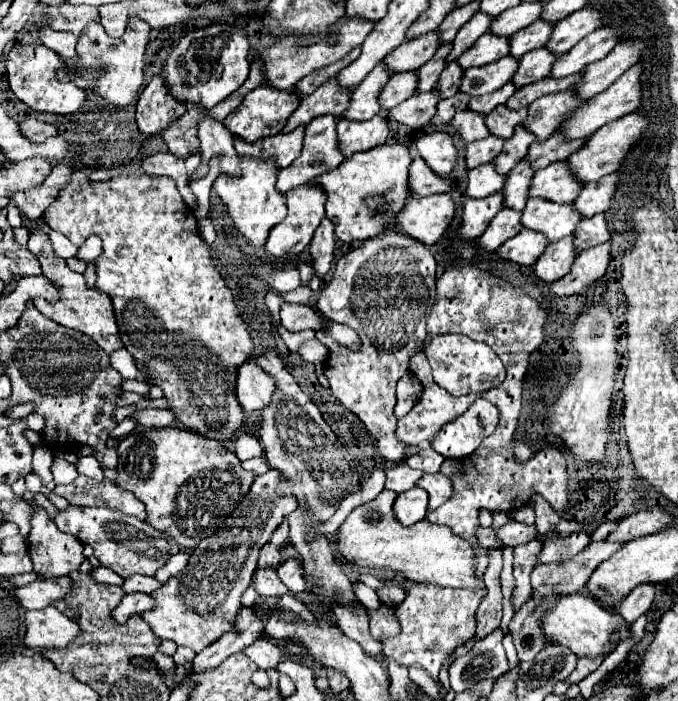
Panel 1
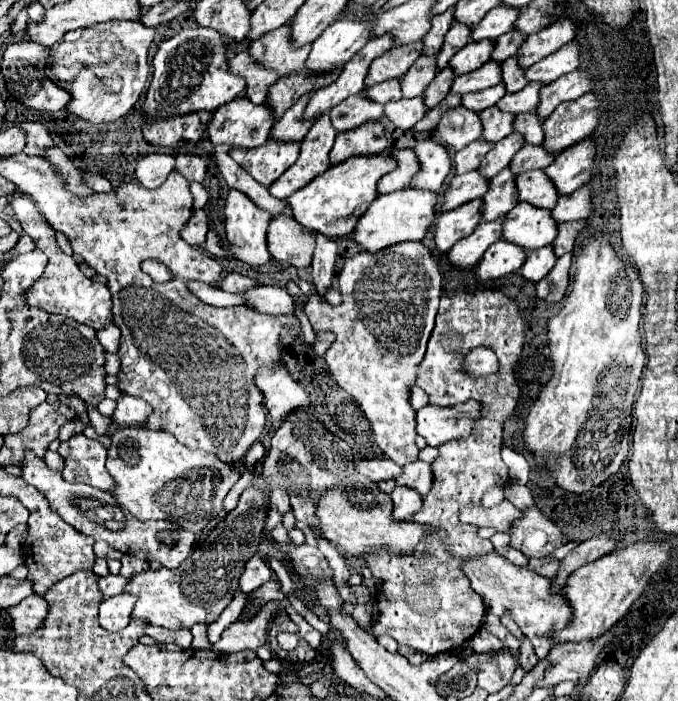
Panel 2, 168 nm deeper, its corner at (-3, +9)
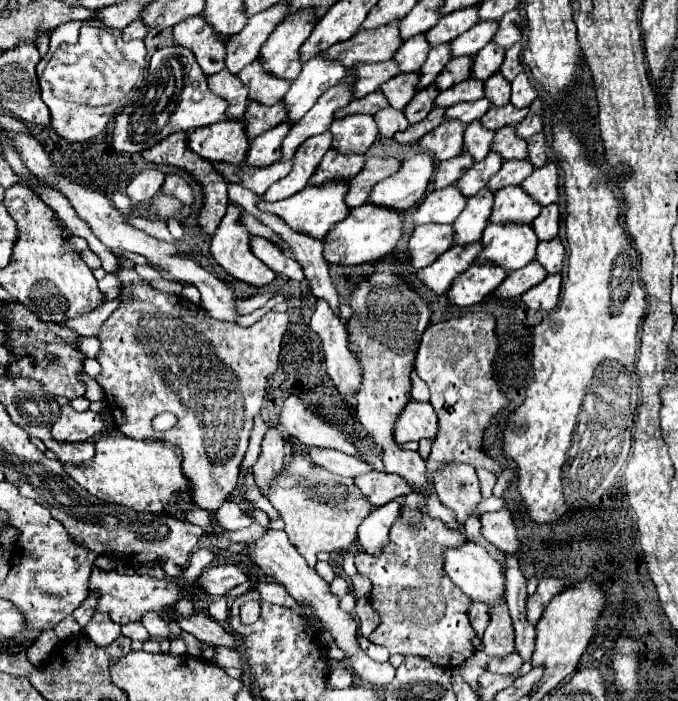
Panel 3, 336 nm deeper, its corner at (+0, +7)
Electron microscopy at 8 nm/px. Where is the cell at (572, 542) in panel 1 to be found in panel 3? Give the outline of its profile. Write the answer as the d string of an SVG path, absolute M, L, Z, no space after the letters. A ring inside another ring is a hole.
M506 508L480 516L480 522L482 522L482 536L490 544L494 544L506 554L516 554L520 542L516 540L516 524L512 522L512 516Z

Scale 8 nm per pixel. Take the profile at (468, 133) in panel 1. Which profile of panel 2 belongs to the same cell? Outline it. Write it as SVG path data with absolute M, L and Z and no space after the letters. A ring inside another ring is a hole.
M457 106L457 108L449 108L441 122L437 124L435 132L455 150L465 148L469 142L479 140L483 134L483 124L479 114L471 112L469 108Z

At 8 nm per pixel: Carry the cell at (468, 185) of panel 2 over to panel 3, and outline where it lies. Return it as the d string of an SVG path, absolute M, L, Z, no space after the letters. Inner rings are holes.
M448 186L444 190L432 190L416 208L414 226L430 224L430 222L452 224L456 216L464 210L464 206L466 206L466 198L454 186Z

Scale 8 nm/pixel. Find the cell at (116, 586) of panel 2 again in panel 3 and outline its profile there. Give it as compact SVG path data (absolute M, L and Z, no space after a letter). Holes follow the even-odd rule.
M86 598L86 600L82 602L82 606L78 606L78 608L72 612L74 620L76 620L80 626L86 626L86 624L90 622L92 614L94 614L94 610L92 610L92 598Z

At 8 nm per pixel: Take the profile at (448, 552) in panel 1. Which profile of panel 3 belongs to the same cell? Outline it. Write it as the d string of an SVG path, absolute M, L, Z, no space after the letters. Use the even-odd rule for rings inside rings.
M290 458L264 496L278 510L286 524L290 542L310 562L310 566L316 564L316 554L322 550L336 552L350 548L356 542L358 526L370 514L368 502L364 502L364 498L348 486L348 478L332 474L322 466L306 462L304 458Z

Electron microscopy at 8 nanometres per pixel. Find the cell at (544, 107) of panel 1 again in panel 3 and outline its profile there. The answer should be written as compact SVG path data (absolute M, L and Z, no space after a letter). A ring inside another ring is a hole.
M504 126L504 130L498 130L492 140L492 152L498 152L500 158L506 160L524 160L526 158L526 140L516 138L516 132L512 126Z

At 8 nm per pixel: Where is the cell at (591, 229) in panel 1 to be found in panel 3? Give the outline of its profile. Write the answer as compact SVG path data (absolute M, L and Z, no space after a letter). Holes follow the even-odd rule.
M554 238L552 242L540 242L536 260L546 268L548 274L560 274L564 264L564 246L560 238Z

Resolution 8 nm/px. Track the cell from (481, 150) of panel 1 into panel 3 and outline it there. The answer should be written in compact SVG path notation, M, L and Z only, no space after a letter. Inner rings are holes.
M460 154L456 158L450 158L448 162L440 162L434 174L434 188L446 188L450 184L456 184L460 180L460 176L464 174L464 170L468 170L472 166L472 158L468 158L466 154Z

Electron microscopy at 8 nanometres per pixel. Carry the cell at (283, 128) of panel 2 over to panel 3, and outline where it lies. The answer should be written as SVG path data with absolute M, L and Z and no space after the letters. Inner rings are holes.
M284 122L272 130L256 136L250 142L250 148L248 148L244 162L248 166L254 166L254 168L266 168L266 166L278 162L280 160L280 142L288 134L288 130L290 130L290 124Z

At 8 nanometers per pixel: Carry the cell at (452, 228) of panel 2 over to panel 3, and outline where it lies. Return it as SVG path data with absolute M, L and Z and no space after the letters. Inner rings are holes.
M418 226L408 242L408 254L404 262L408 262L414 270L426 268L440 254L444 254L452 246L452 226Z

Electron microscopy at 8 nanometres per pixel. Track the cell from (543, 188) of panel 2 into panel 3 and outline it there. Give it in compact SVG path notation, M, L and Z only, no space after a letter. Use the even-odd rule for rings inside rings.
M506 186L494 196L494 206L488 222L492 224L530 224L538 214L540 206L520 190L520 186Z

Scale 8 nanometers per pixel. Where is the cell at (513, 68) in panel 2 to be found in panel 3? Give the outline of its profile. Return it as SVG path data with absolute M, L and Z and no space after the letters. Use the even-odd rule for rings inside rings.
M500 72L484 82L484 96L492 106L506 106L510 102L510 84L504 82L504 76Z

